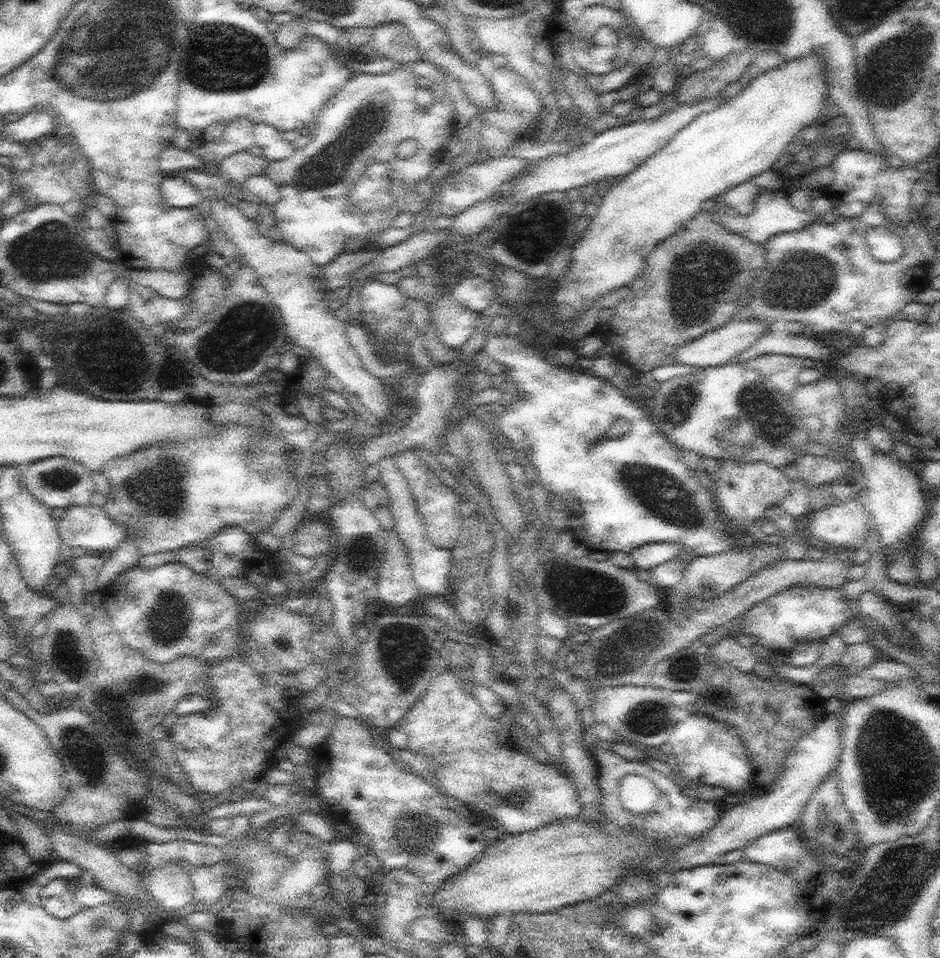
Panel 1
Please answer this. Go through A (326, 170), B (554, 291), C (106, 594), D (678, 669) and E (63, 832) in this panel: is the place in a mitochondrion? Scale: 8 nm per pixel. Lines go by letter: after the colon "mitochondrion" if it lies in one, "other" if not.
A: mitochondrion
B: other
C: other
D: mitochondrion
E: other

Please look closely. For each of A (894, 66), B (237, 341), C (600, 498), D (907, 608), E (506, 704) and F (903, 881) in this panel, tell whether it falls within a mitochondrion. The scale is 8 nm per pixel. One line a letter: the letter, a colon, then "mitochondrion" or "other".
A: mitochondrion
B: mitochondrion
C: other
D: other
E: other
F: mitochondrion

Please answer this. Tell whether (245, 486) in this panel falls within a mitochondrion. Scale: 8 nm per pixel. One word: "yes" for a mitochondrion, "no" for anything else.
no

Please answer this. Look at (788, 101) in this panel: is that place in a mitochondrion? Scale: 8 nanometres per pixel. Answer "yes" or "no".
no

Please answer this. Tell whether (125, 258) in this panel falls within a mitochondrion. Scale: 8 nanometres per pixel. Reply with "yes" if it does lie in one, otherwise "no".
no

